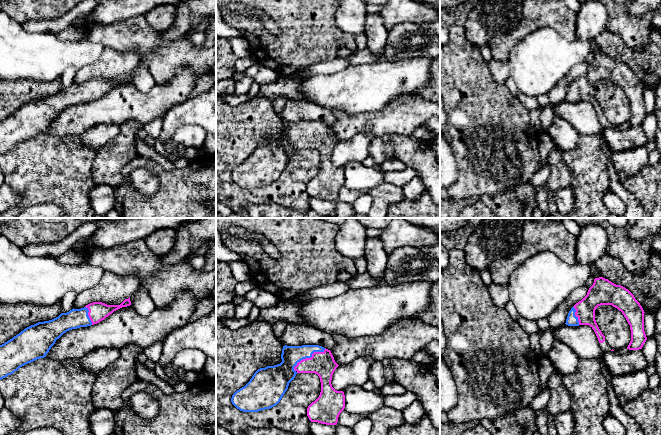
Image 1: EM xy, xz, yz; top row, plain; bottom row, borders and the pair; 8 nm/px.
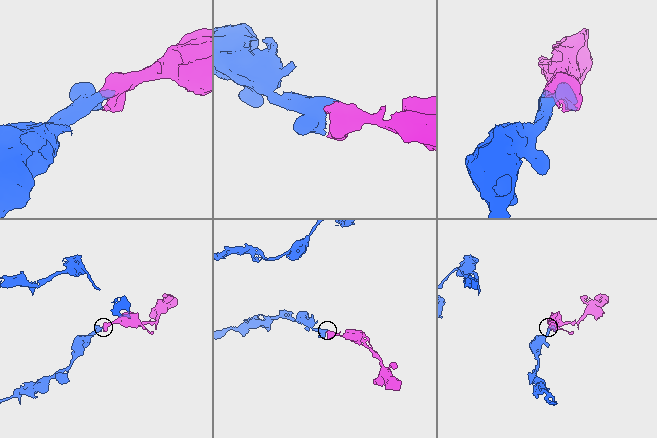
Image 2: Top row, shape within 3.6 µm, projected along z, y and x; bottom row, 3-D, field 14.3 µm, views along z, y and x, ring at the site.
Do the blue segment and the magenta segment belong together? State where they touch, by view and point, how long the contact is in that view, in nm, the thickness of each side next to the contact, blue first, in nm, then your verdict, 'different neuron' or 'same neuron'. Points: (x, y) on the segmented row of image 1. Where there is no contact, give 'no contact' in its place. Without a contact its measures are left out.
contact xz (308, 357); length 320 nm; calibres 180 and 190 nm; same neuron

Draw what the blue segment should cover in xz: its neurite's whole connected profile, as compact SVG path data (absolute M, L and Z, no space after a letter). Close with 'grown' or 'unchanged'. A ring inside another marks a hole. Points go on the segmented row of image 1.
M319 345L283 346L282 362L258 369L250 381L237 390L232 404L243 412L258 412L276 406L297 373L315 373L321 382L319 397L307 408L311 422L336 425L345 408L345 395L332 387L332 375L339 366L330 350Z; grown

